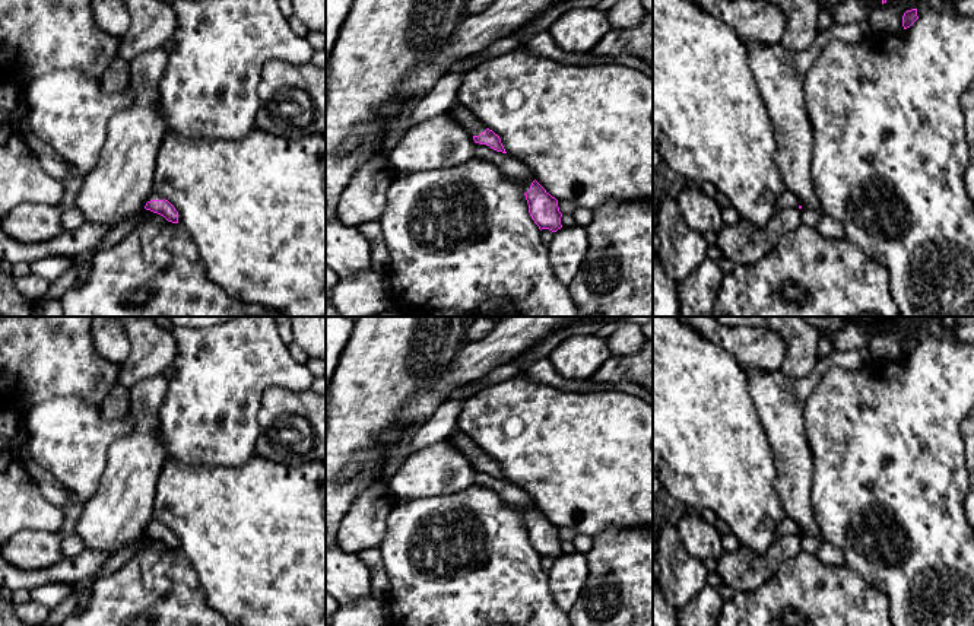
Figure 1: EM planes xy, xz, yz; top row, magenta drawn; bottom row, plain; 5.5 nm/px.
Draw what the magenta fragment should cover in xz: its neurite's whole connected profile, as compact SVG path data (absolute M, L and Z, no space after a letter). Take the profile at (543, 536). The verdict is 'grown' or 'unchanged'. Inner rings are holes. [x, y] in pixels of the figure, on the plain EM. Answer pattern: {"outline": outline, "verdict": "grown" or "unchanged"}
{"outline": "M536 506L524 522L529 531L529 540L540 557L549 556L556 559L562 554L562 540L559 538L558 527L552 524Z", "verdict": "unchanged"}

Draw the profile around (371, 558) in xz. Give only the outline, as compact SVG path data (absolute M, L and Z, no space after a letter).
M378 549L361 550L356 553L356 556L371 571L371 587L372 587L371 595L378 600L387 600L390 582L380 550Z

